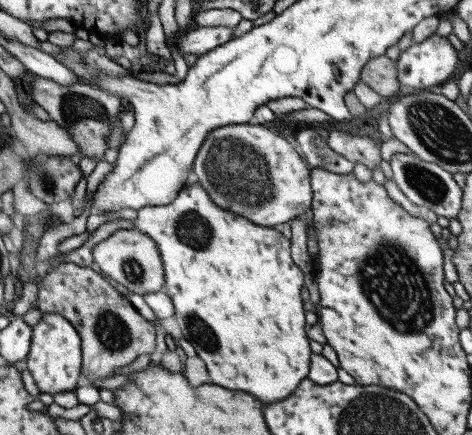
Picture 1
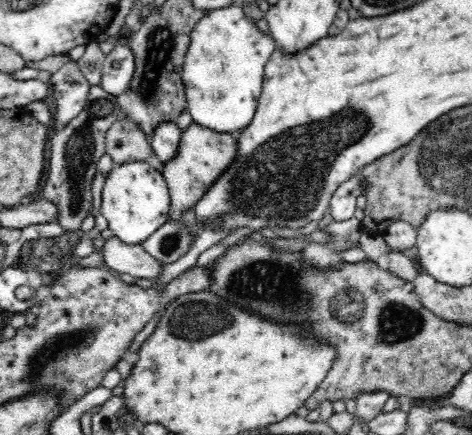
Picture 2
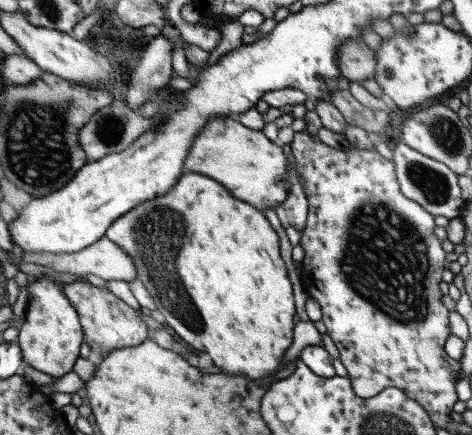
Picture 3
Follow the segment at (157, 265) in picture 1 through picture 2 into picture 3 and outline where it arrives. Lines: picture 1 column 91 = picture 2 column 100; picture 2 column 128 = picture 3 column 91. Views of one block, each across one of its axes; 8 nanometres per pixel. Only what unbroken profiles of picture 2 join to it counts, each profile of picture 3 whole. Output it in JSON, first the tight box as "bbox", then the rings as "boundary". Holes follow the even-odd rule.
{"bbox":[21,238,137,280],"boundary":[[[101,238],[97,240],[95,244],[79,250],[79,252],[73,252],[73,254],[49,254],[49,252],[41,252],[41,254],[23,254],[21,258],[23,264],[39,264],[39,266],[49,266],[53,268],[55,272],[67,272],[67,274],[73,274],[73,276],[85,276],[85,274],[93,274],[101,280],[137,280],[137,268],[131,264],[131,258],[127,258],[123,254],[123,248],[119,248],[115,242],[111,242],[109,238]]]}

